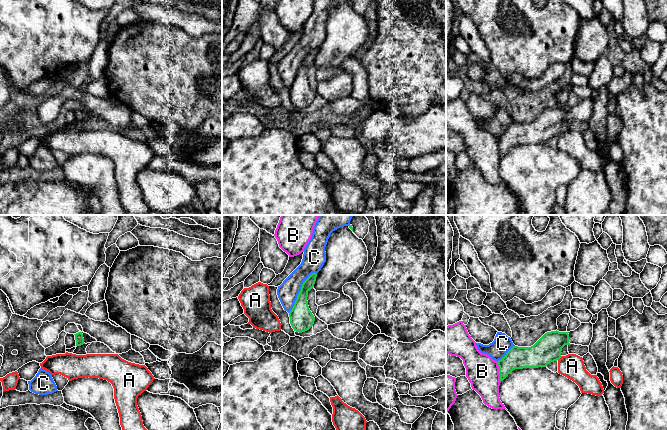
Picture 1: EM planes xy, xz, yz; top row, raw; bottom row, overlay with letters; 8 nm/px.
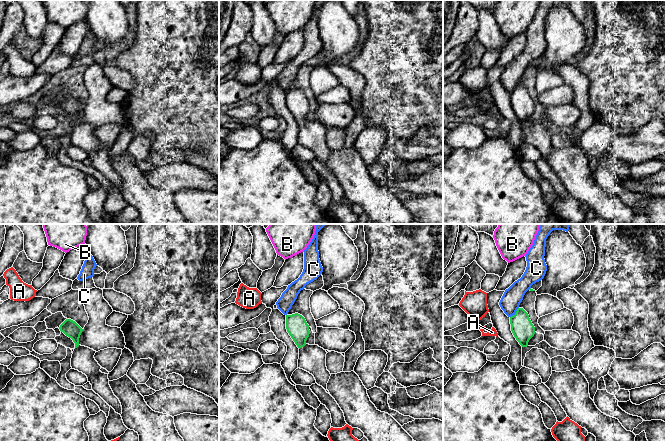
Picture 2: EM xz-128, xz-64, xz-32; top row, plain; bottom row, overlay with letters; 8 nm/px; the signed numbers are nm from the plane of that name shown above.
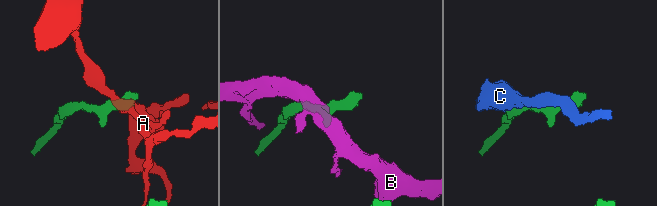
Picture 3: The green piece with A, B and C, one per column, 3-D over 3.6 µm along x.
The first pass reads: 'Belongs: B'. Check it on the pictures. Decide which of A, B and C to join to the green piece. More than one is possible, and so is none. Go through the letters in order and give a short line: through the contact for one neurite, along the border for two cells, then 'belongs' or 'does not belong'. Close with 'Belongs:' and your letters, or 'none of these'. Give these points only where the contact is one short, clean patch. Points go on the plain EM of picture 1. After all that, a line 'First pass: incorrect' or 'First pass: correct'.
A: yz (562, 132), (558, 136) | does not belong
B: yz (497, 137), (500, 157) | does not belong
C: does not belong
Belongs: none of these
First pass: incorrect

